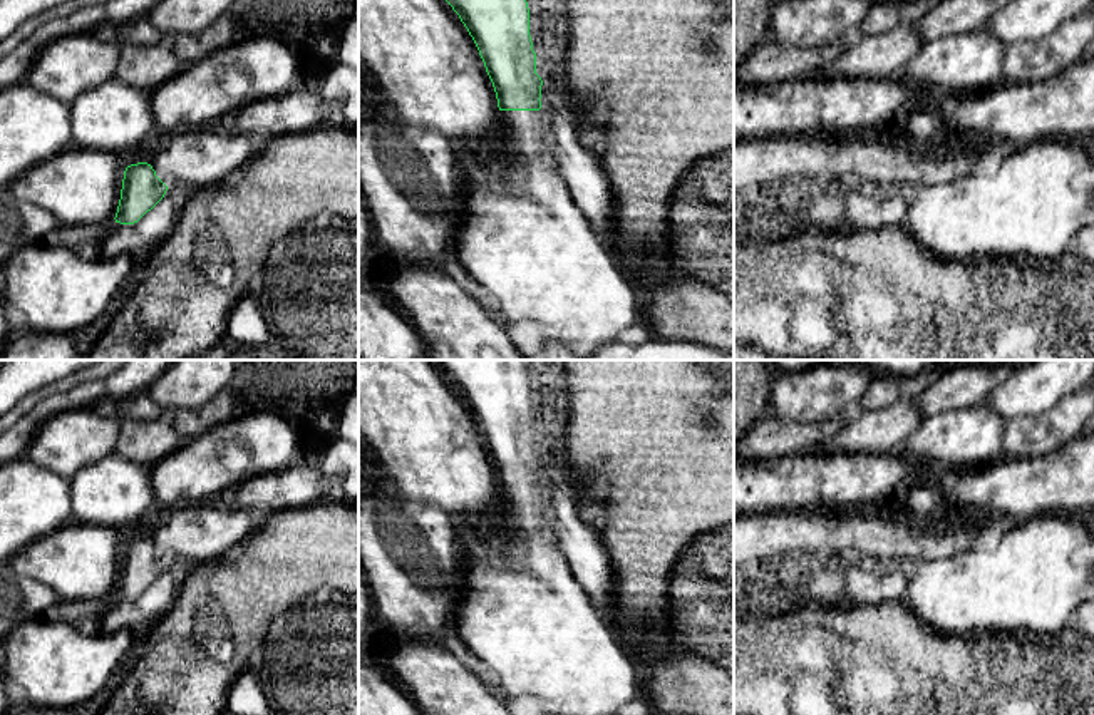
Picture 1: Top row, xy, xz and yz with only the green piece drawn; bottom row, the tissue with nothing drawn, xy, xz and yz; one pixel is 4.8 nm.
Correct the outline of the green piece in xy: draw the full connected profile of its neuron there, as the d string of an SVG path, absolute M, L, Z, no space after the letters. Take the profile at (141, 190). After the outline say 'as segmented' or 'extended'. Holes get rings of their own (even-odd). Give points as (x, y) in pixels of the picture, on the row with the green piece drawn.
M147 162L131 164L124 171L116 223L134 224L166 194L168 186Z; as segmented

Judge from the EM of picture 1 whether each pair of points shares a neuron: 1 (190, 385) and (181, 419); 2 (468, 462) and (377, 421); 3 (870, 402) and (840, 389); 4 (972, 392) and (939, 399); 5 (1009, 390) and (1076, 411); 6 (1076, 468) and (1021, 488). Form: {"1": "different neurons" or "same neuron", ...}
{"1": "different neurons", "2": "same neuron", "3": "different neurons", "4": "same neuron", "5": "different neurons", "6": "same neuron"}

